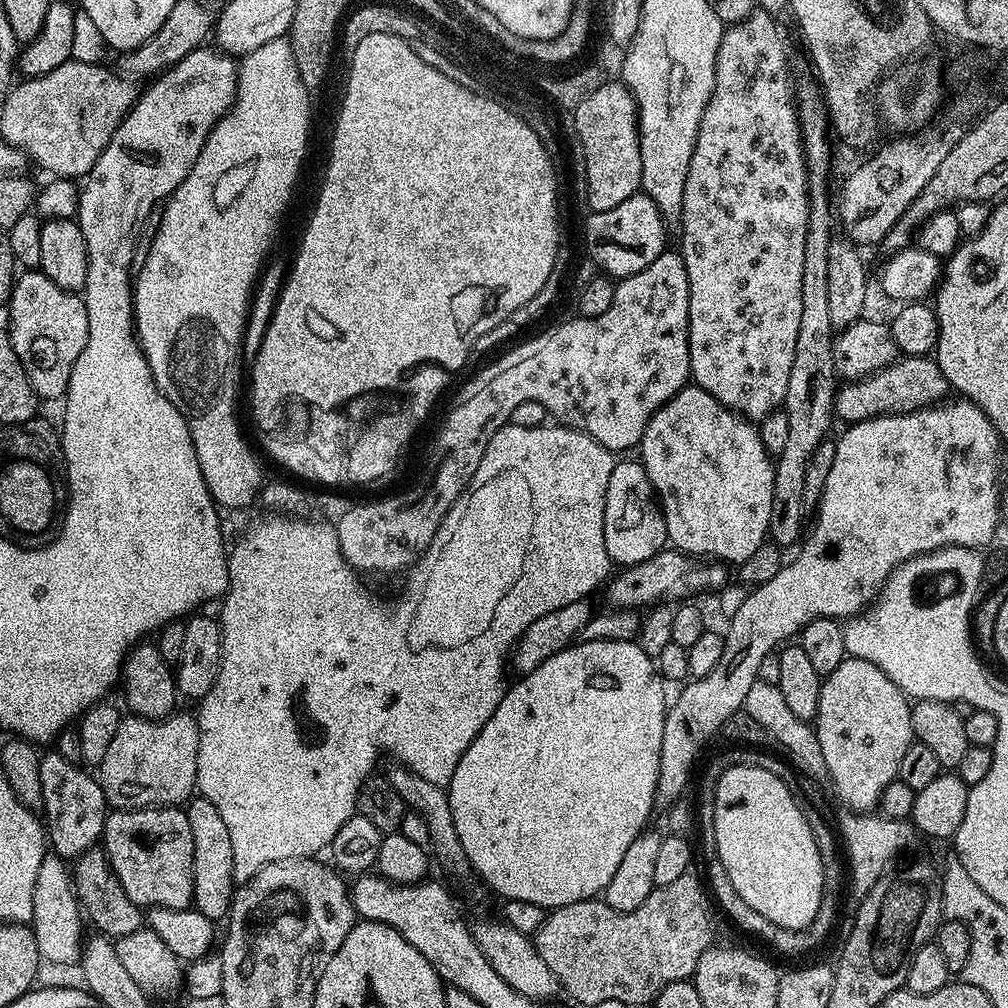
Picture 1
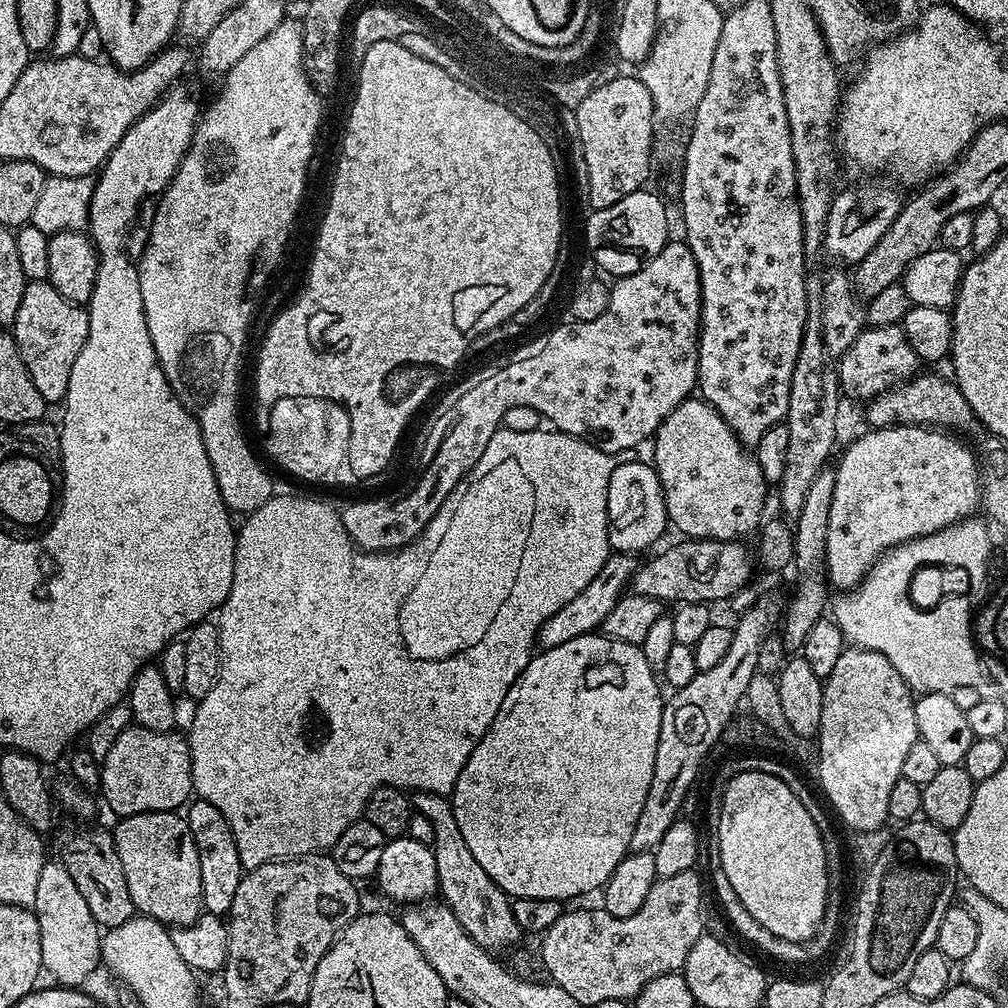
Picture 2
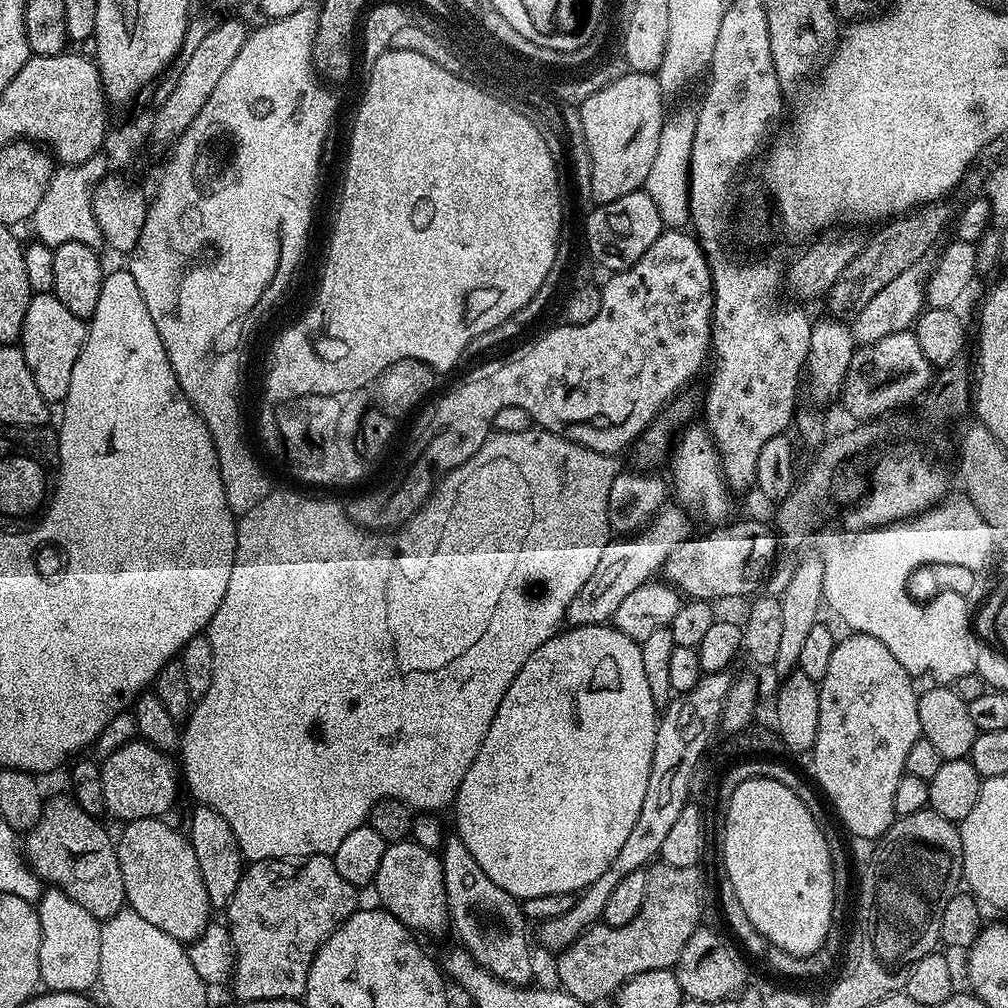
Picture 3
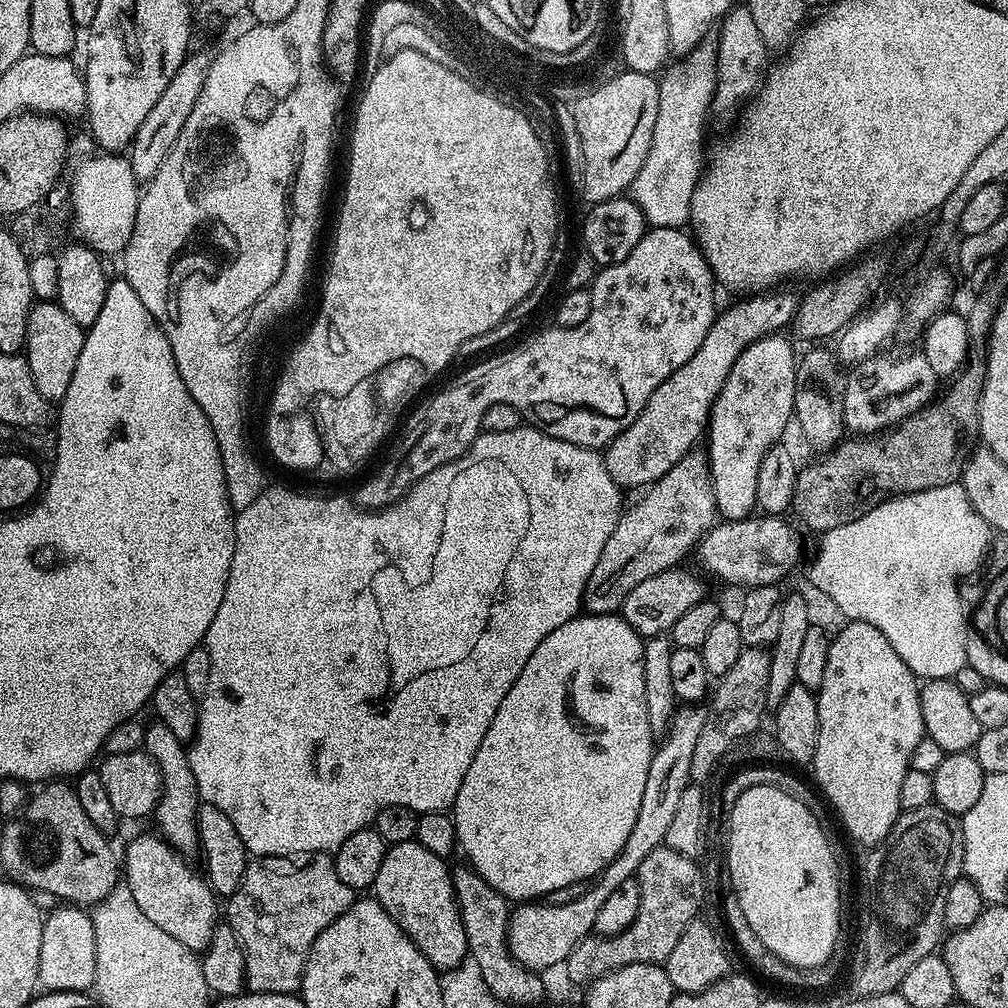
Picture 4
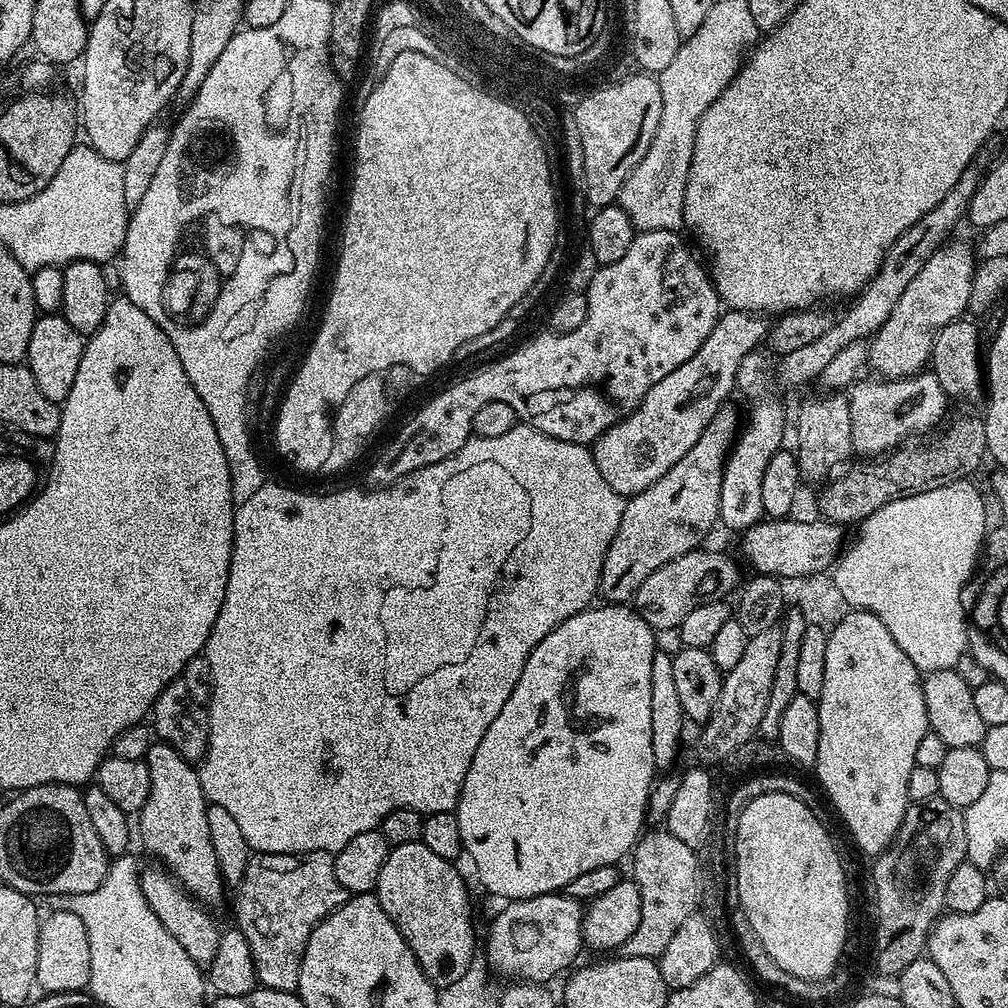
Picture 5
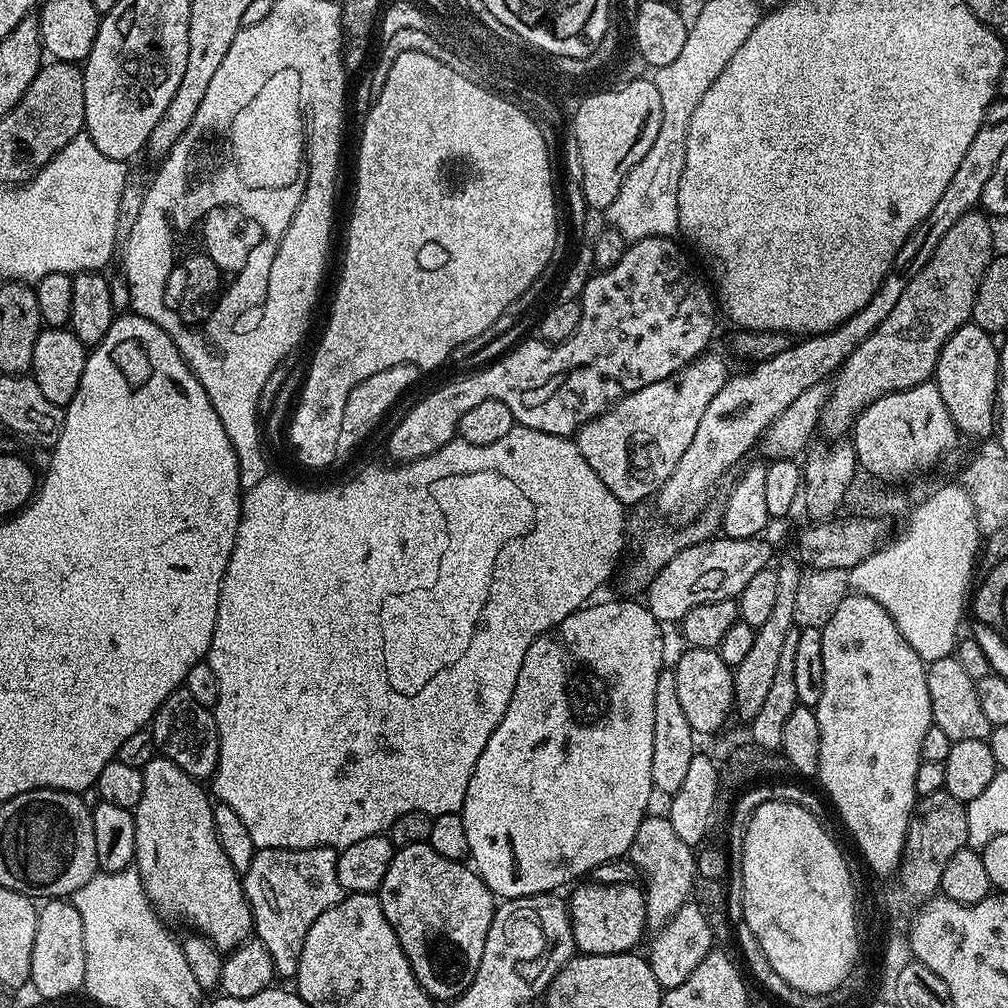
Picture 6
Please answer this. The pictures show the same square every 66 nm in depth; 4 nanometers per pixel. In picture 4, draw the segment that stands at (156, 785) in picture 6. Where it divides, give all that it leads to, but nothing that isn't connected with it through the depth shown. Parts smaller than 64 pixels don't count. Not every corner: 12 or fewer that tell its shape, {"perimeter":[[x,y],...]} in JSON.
{"perimeter":[[160,719],[143,751],[162,774],[159,835],[181,854],[200,846],[201,798],[185,741]]}

